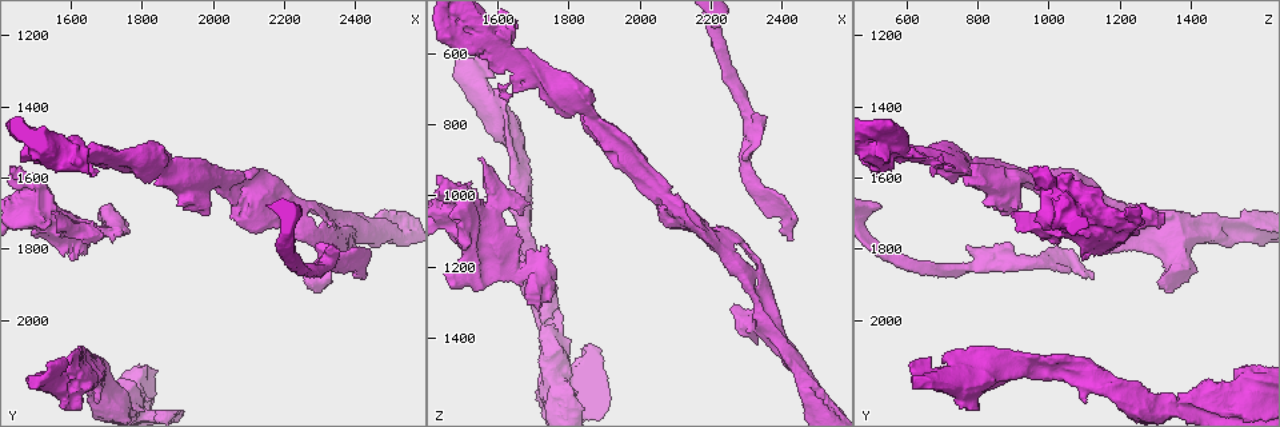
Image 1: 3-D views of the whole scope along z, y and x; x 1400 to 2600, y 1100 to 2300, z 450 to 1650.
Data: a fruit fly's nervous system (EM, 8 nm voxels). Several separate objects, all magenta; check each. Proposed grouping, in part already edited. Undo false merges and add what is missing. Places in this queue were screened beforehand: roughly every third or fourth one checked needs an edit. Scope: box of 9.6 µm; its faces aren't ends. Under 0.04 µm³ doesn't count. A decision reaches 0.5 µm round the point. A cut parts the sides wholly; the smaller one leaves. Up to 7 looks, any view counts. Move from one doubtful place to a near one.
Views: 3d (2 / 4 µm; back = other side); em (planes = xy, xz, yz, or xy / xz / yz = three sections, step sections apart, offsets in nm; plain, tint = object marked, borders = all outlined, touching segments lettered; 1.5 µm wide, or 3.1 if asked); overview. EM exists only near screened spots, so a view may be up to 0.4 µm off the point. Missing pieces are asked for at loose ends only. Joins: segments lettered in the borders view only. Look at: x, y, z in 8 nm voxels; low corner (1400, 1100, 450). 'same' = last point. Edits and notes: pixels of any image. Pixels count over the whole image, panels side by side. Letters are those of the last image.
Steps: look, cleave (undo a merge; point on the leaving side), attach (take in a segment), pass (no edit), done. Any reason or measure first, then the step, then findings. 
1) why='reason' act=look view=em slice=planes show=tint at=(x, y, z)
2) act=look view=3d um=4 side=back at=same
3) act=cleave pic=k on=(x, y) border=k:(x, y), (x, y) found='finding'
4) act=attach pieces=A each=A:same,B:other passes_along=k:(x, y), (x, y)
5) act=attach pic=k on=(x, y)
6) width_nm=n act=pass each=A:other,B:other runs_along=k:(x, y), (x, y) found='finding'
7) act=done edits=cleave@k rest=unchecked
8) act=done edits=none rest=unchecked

why='sudden change in width' act=look view=3d um=4 at=(1610, 2160, 820)

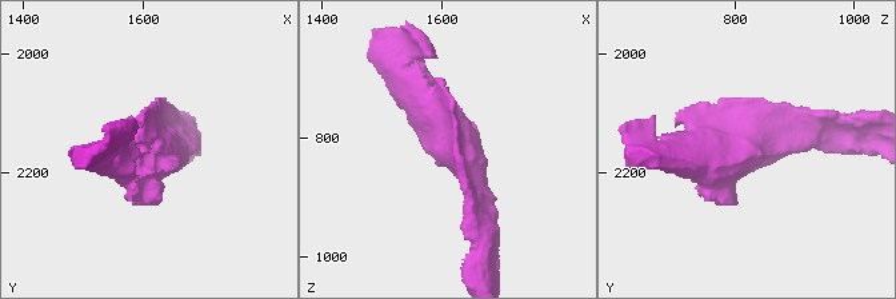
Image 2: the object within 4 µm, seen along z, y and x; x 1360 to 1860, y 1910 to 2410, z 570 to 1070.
why='now the EM' act=look view=em slice=planes show=borders at=(1620, 2155, 810)

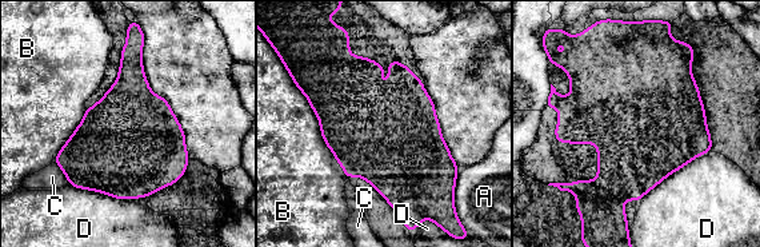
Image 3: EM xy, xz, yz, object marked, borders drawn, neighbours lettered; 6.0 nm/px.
act=pass each=A:other,B:other,C:other,D:other border=3:(302, 91), (348, 179) found='continuous, no second cell'

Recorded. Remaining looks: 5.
act=look view=em slice=planes show=borders at=(1670, 2130, 1020)

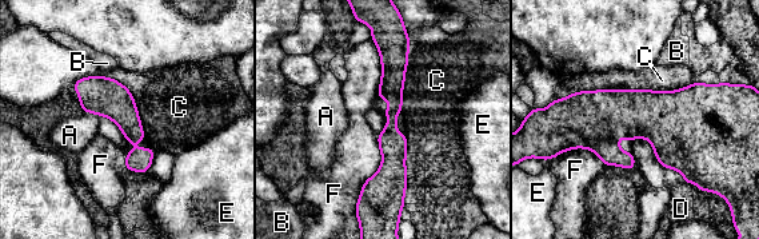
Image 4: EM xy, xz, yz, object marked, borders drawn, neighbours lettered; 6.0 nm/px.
act=pass each=A:other,B:other,C:other,D:other,E:other,F:other runs_along=4:(387, 52), (391, 178), (363, 207) found='all the same cell'

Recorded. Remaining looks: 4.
why='abrupt turn' act=look view=em slice=planes show=tint at=(2360, 1750, 1370)

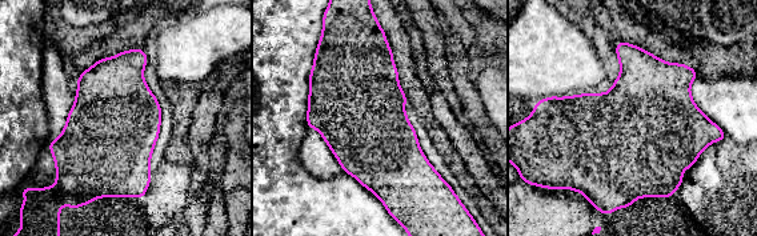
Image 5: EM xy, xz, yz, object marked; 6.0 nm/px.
act=look view=em slice=planes show=borders at=same

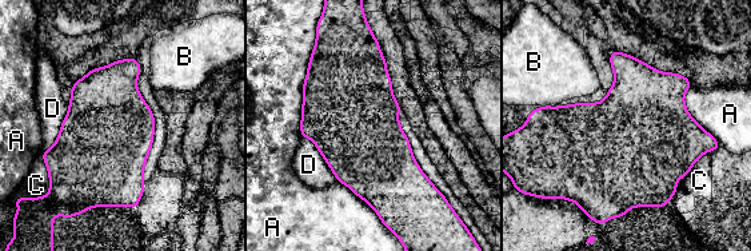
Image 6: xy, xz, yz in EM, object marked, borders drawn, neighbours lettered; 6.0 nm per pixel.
act=pass each=A:other,B:other,C:other,D:other border=6:(302, 135), (315, 144), (338, 180) found='continuous, no second cell'

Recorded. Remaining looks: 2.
act=done edits=none rest=unchecked

